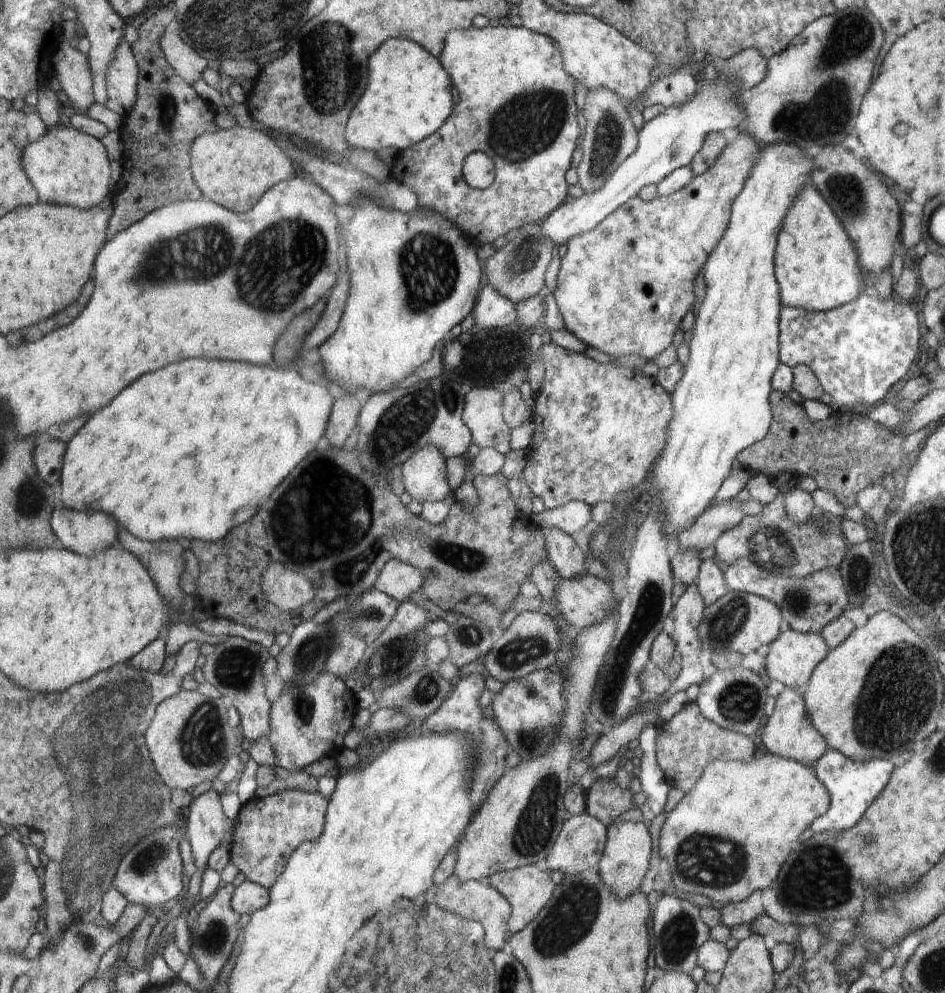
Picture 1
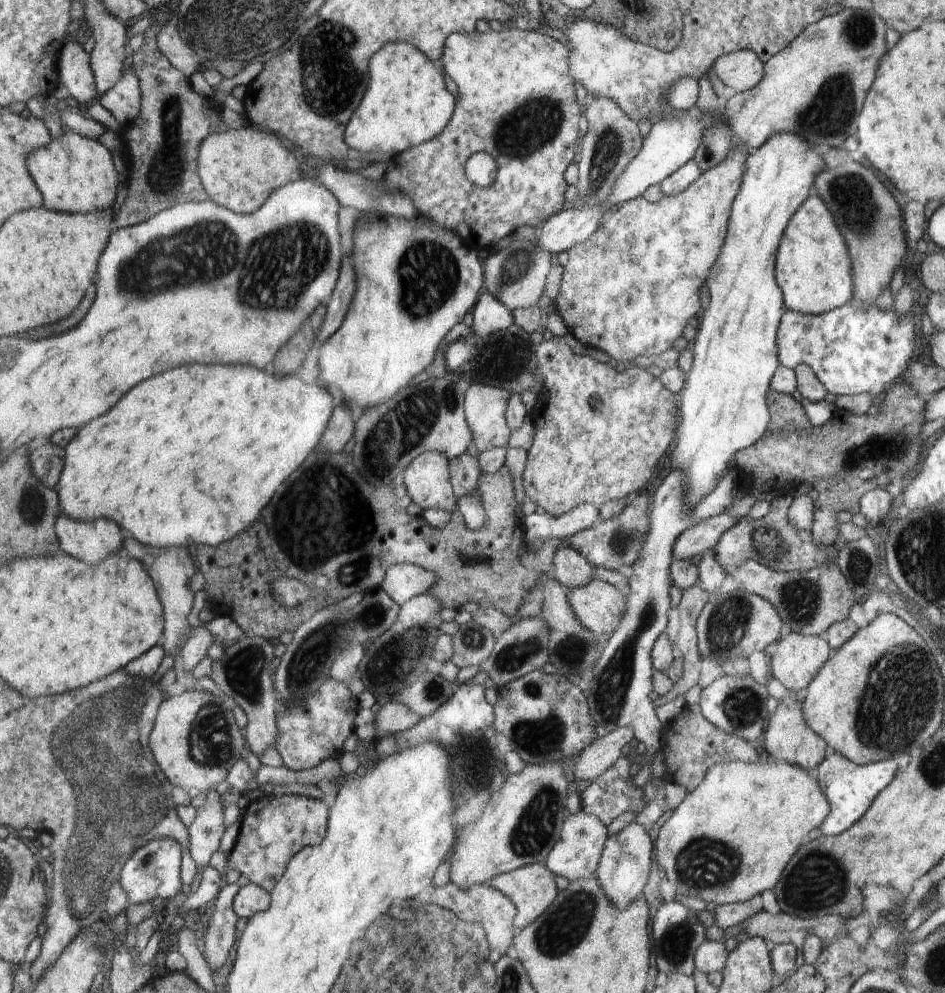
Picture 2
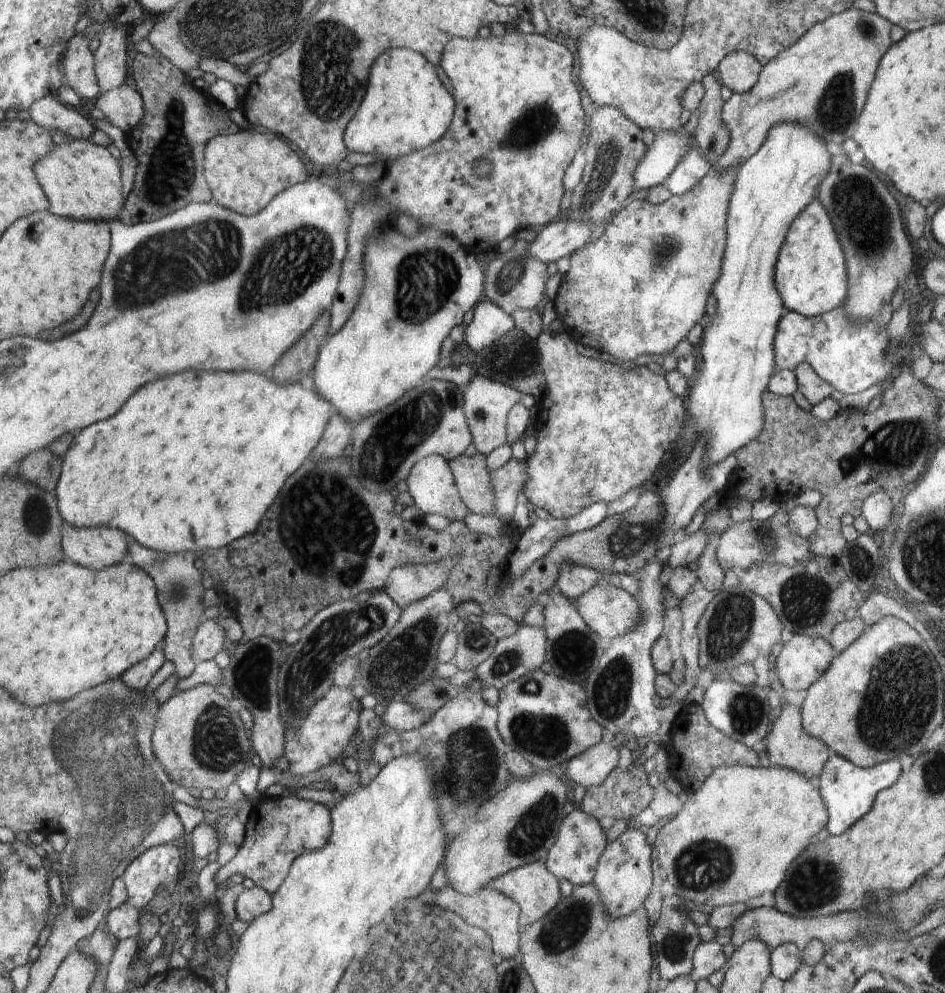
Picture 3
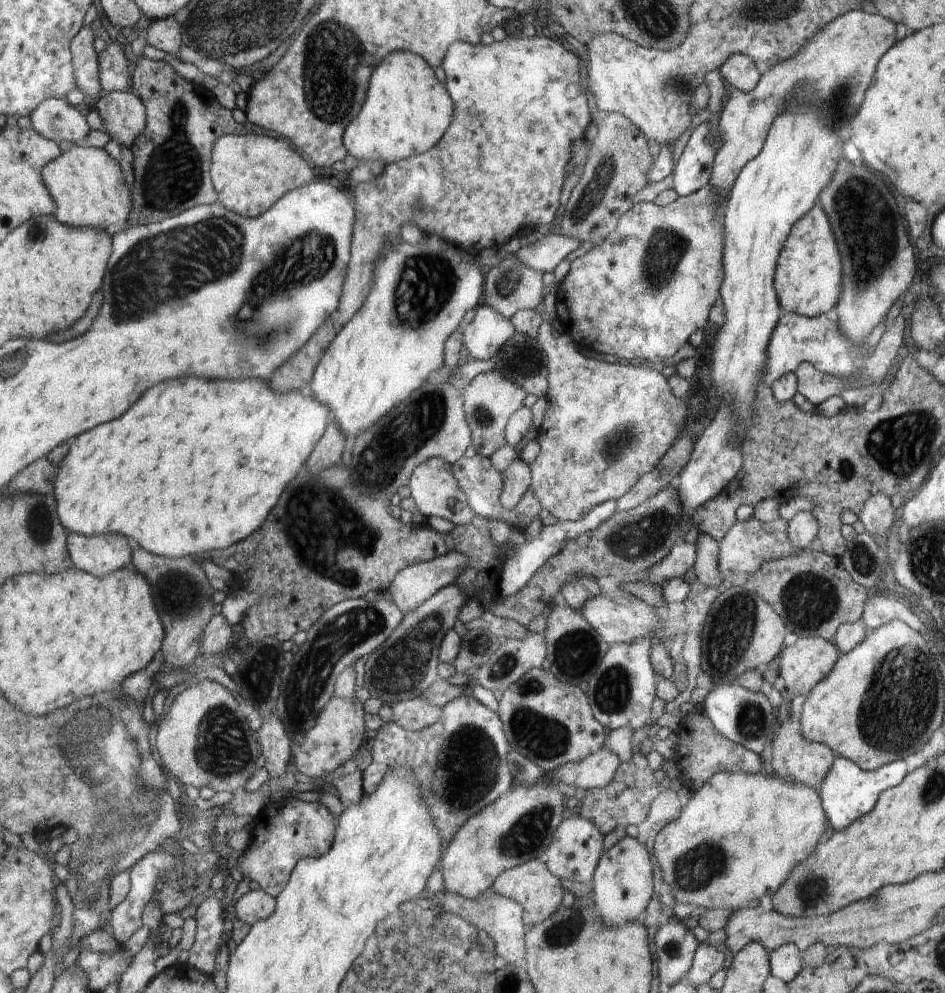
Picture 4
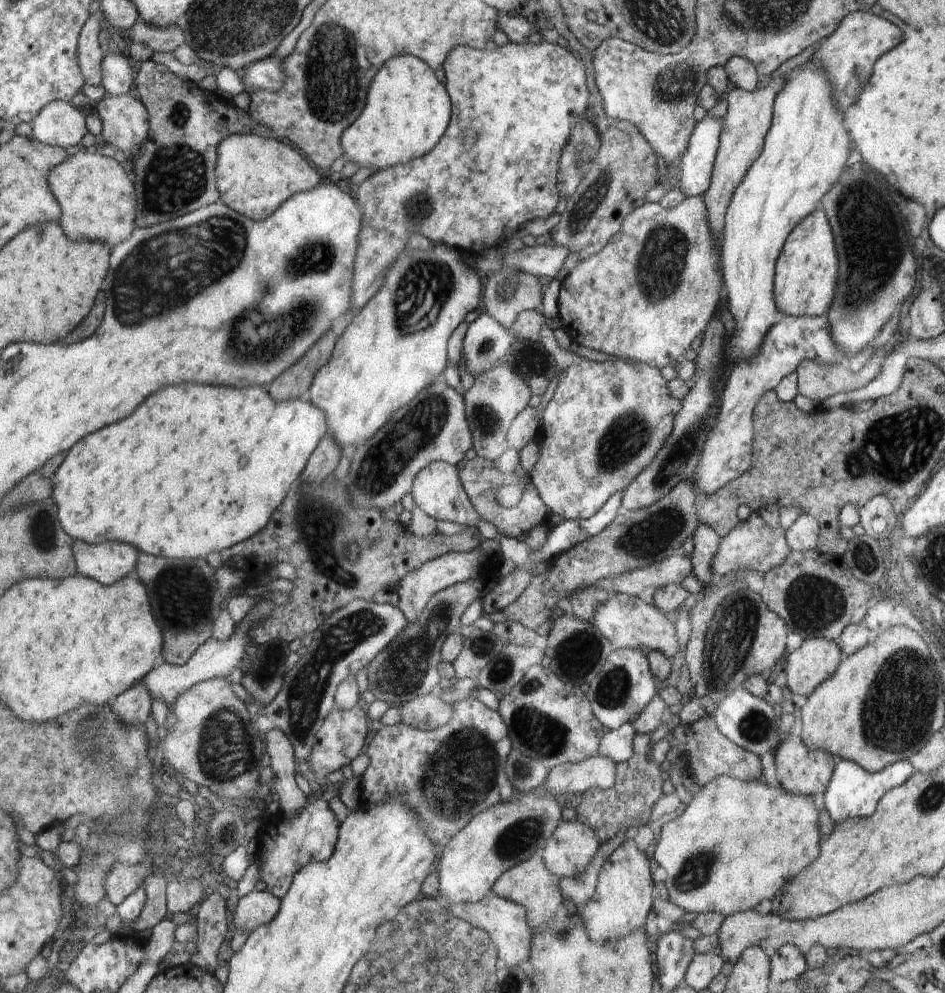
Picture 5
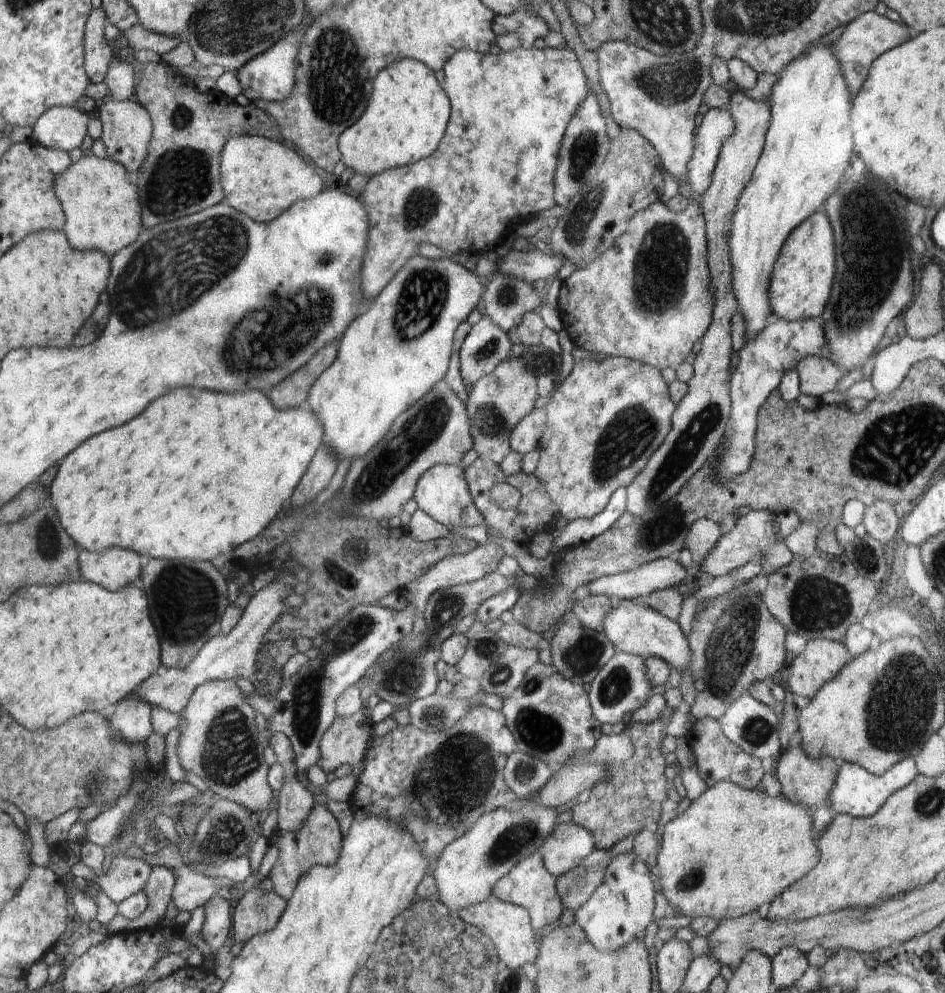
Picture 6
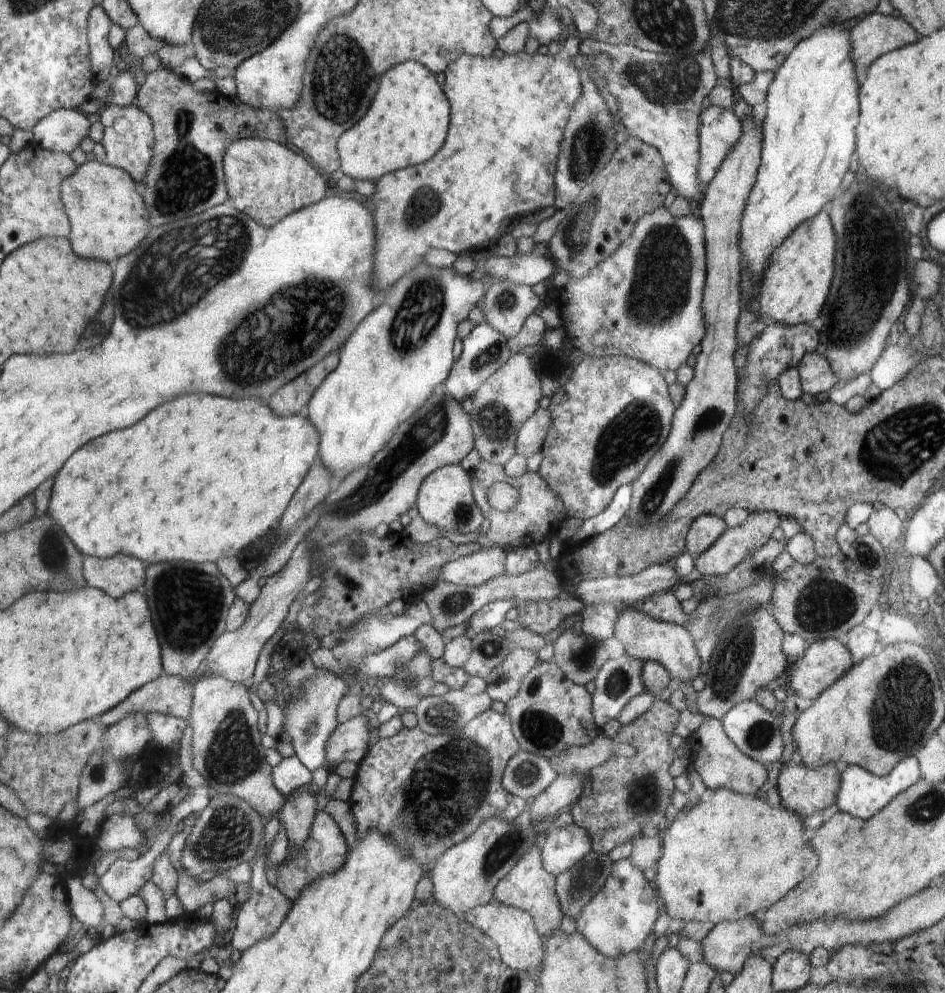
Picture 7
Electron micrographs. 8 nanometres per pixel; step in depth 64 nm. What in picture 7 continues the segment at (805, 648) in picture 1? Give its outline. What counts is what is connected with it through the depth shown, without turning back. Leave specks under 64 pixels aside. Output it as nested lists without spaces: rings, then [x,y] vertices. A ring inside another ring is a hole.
[[[838,639],[811,641],[806,646],[804,656],[793,661],[791,688],[802,698],[816,700],[849,672],[856,664],[849,647],[842,645]]]

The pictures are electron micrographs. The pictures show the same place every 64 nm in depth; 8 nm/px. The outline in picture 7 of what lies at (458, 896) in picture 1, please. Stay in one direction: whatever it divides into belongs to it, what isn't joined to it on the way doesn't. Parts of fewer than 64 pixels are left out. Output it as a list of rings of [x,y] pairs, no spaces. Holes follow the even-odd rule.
[[[493,900],[488,904],[475,906],[461,916],[466,917],[466,922],[473,923],[478,930],[490,935],[490,938],[494,938],[494,942],[497,942],[501,948],[502,962],[505,962],[507,967],[527,971],[530,967],[544,964],[540,936],[534,930],[535,922],[532,922],[533,915],[528,914],[525,910]]]

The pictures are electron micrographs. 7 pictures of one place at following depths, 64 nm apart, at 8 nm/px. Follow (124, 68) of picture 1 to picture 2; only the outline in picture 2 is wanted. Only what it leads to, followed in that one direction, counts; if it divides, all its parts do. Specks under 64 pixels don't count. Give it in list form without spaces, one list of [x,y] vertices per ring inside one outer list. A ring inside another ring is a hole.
[[[136,67],[125,70],[122,82],[104,94],[100,101],[120,120],[121,125],[132,124],[140,116],[143,103],[143,90]]]

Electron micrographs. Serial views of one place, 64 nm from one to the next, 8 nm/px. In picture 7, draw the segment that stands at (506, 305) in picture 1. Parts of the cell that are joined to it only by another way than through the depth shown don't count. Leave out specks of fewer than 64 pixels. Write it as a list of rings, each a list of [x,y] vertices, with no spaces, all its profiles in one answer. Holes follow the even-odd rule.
[[[485,320],[474,325],[474,328],[462,339],[461,355],[445,386],[446,392],[458,402],[463,402],[467,398],[471,399],[478,388],[514,354],[509,347],[507,338],[504,338],[501,332],[496,332]]]

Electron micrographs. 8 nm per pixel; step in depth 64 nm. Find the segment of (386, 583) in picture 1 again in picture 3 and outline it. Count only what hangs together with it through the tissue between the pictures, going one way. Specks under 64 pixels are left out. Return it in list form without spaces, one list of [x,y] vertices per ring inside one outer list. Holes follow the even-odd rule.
[[[446,558],[437,565],[399,566],[390,573],[389,585],[383,589],[398,608],[408,609],[414,602],[443,589],[449,582],[450,574],[455,566],[454,558]]]

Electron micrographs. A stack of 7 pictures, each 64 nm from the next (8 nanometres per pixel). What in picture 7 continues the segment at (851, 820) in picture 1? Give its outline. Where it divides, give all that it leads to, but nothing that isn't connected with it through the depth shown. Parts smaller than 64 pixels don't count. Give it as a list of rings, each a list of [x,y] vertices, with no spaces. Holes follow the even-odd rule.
[[[914,757],[905,758],[896,766],[892,773],[886,776],[878,776],[870,771],[864,770],[861,766],[849,764],[841,767],[841,792],[838,793],[838,810],[854,815],[860,819],[874,817],[893,800],[898,794],[904,793],[910,786],[916,785],[920,780],[920,770],[918,770],[918,759]]]

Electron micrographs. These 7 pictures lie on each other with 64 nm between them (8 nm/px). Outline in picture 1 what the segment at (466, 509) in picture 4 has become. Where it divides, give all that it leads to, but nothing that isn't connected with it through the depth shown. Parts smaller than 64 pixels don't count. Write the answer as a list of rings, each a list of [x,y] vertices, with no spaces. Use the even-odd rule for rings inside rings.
[[[423,446],[402,464],[402,482],[418,502],[443,501],[452,492],[445,455],[435,446]]]

